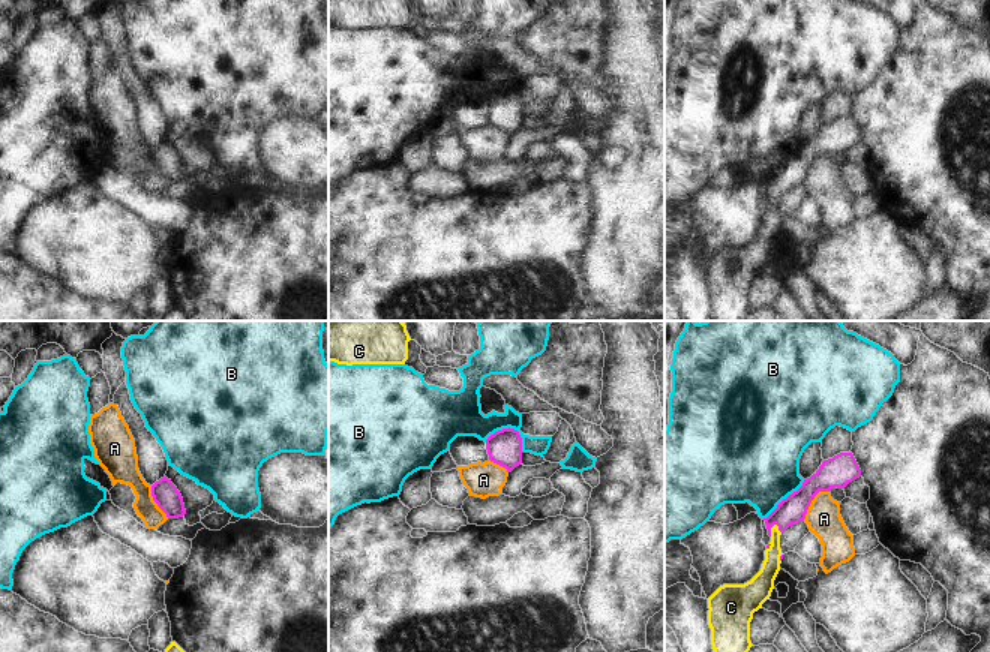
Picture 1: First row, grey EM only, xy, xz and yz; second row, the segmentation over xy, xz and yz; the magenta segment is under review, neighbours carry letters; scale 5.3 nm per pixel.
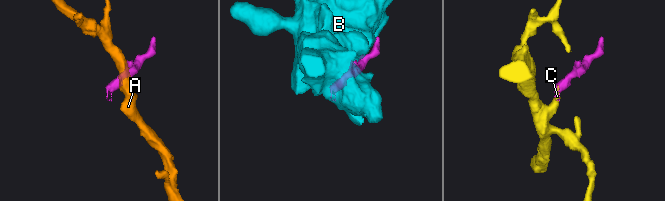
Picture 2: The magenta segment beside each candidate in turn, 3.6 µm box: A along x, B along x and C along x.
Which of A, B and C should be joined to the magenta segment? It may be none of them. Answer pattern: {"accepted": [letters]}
{"accepted": ["C"]}

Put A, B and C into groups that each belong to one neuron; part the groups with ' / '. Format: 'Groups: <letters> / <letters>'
Groups: A / B / C

